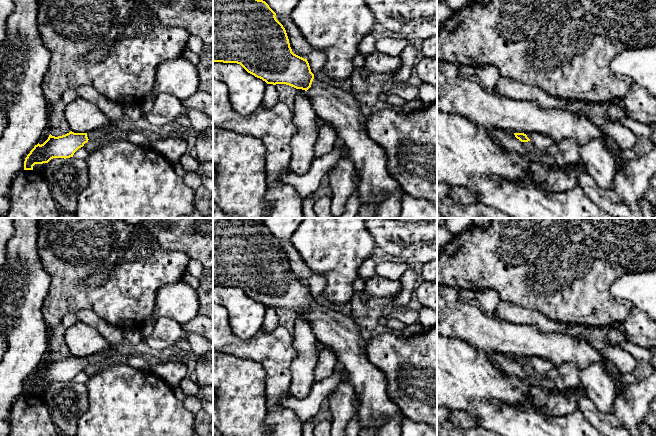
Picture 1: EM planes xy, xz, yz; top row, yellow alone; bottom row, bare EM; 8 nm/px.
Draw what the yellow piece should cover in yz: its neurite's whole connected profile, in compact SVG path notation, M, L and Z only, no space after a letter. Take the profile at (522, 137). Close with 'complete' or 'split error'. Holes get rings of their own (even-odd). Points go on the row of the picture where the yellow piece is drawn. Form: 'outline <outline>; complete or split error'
outline M514 133L514 135L521 142L530 141L538 152L549 152L553 145L557 145L551 137L540 133Z; split error

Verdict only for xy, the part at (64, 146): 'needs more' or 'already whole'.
needs more

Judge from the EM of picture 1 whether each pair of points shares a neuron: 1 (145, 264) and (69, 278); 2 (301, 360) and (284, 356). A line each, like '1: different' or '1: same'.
1: same
2: different

